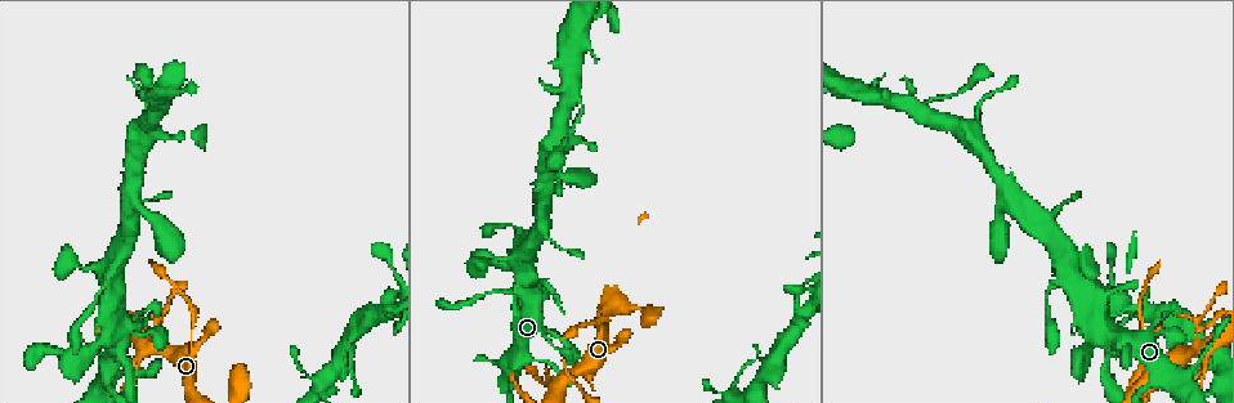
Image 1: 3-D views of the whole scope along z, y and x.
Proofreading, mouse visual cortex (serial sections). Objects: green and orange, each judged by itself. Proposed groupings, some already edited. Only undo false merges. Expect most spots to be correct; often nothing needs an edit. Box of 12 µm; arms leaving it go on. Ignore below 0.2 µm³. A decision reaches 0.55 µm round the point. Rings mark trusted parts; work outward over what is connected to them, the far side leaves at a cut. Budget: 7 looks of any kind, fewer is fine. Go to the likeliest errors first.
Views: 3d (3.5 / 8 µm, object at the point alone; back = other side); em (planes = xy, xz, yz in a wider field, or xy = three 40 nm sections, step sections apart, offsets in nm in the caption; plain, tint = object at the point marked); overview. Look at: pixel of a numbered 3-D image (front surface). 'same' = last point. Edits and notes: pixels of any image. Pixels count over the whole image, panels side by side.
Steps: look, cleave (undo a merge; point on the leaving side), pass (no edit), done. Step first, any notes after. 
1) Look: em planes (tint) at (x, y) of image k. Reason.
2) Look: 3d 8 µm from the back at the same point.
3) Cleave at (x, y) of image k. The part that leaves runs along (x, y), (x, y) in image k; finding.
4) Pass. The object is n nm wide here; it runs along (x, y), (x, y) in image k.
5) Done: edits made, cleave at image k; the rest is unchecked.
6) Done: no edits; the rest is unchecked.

Look: 3d 8 µm at (1203, 346) of image 1. Calibre changes.

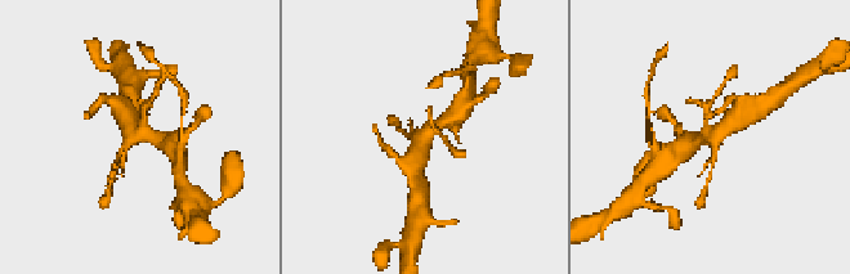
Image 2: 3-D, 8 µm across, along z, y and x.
Look: 3d 3.5 µm at (717, 132) of image 2. Zoom in.

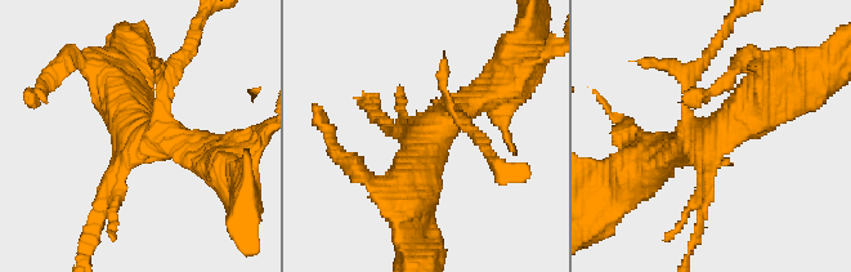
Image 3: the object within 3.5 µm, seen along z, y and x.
Look: em planes (tint) at (713, 133) of image 3.

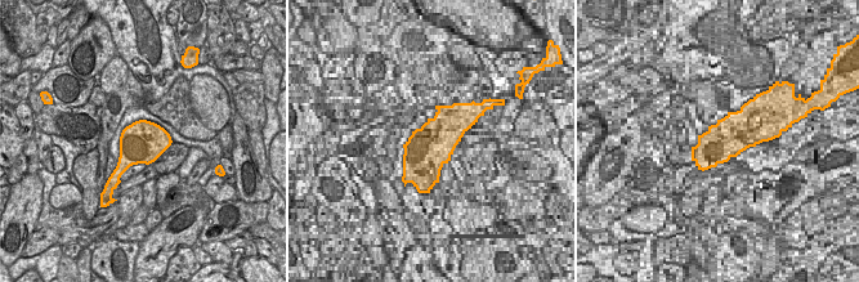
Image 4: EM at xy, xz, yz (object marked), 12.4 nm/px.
Pass. It runs along (496, 88), (437, 128), (401, 187) in image 3; all the same cell.

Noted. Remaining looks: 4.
Look: 3d 8 µm at (1177, 385) of image 1. Small branch off a trunk.

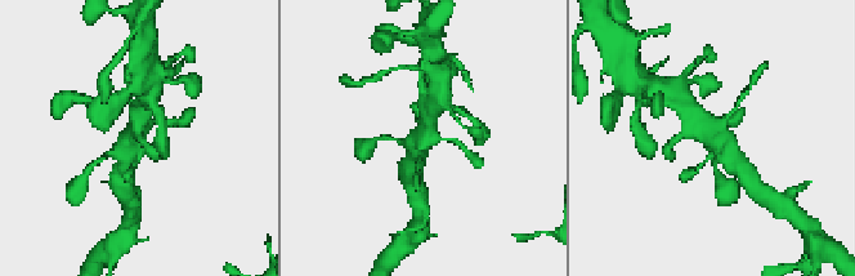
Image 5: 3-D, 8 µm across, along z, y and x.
Look: 3d 3.5 µm at (423, 136) of image 5. Closer look.

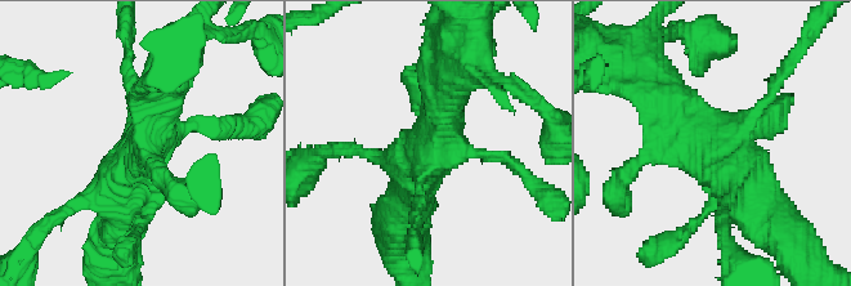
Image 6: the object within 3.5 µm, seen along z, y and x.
Look: em planes (tint) at (430, 148) of image 6.

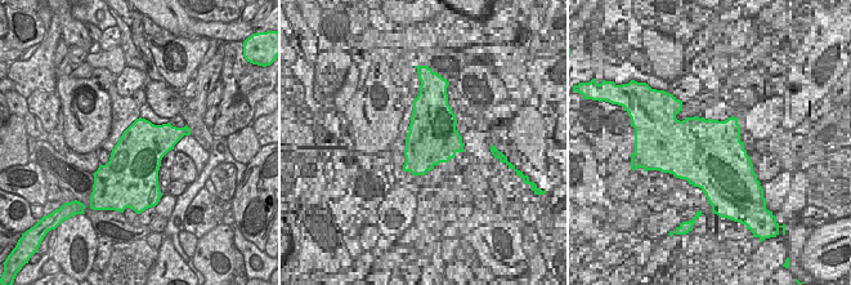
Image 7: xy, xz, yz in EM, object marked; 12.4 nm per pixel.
Pass. The object is 650 nm wide here; it runs along (456, 74), (420, 202) in image 6; one cell here.

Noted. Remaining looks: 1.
Done: no edits; the rest is unchecked.

